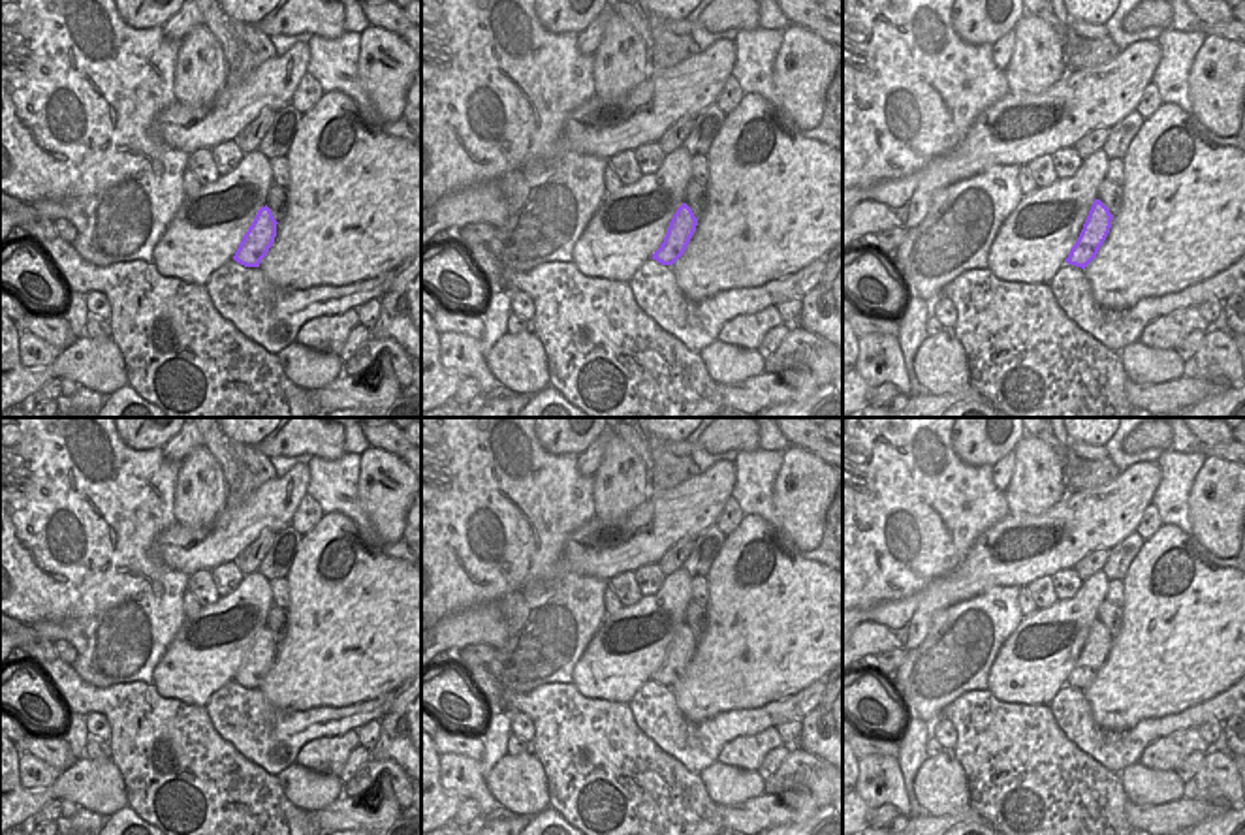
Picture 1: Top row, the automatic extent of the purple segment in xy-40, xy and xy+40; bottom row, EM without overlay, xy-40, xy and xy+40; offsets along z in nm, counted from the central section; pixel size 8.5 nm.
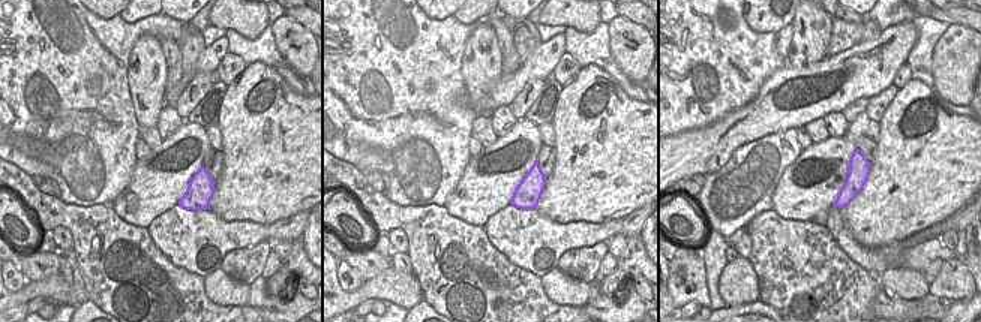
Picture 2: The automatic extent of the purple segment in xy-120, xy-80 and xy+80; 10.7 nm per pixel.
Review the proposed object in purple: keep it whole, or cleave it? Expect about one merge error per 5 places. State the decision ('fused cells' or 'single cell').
single cell

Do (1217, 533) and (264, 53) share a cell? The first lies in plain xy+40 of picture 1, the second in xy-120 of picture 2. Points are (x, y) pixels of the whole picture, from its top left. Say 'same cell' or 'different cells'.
different cells

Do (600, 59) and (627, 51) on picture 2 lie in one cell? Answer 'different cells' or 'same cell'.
different cells

